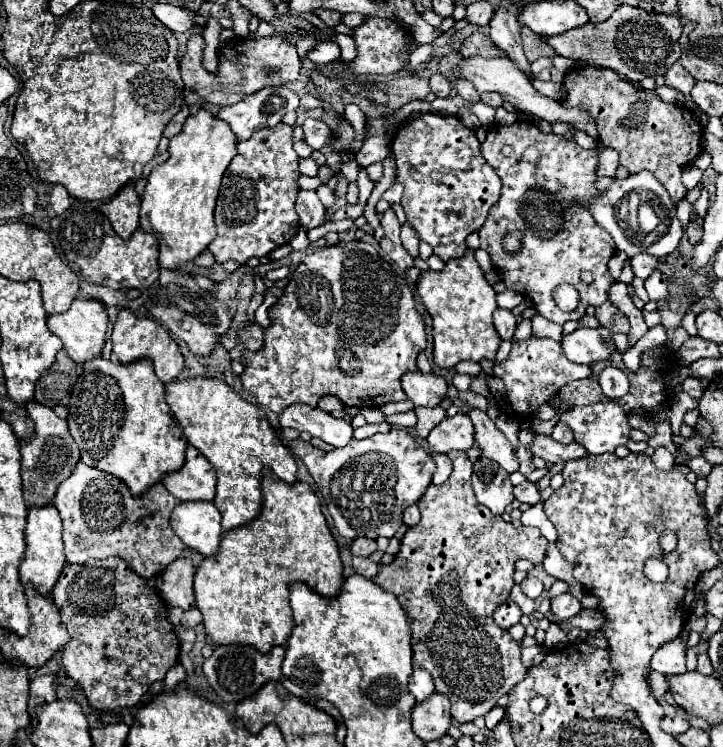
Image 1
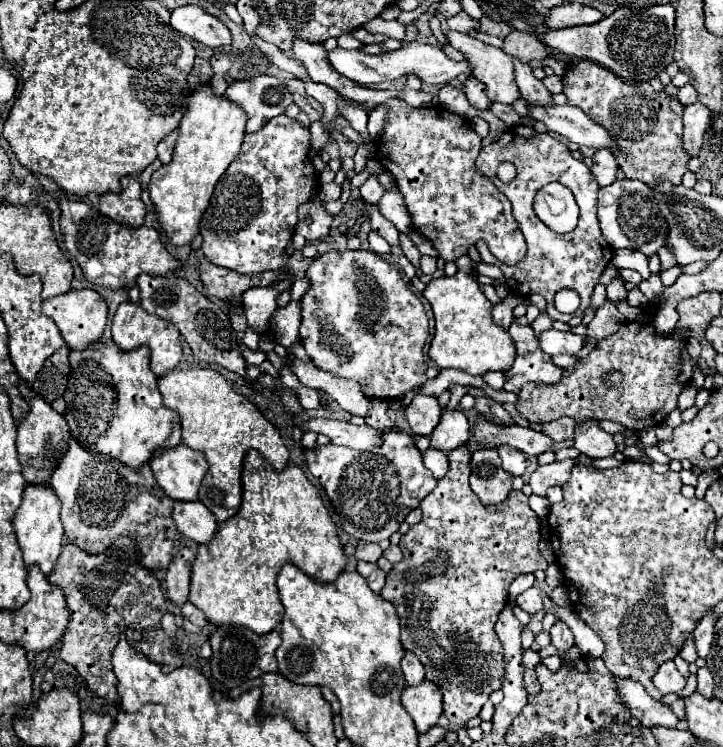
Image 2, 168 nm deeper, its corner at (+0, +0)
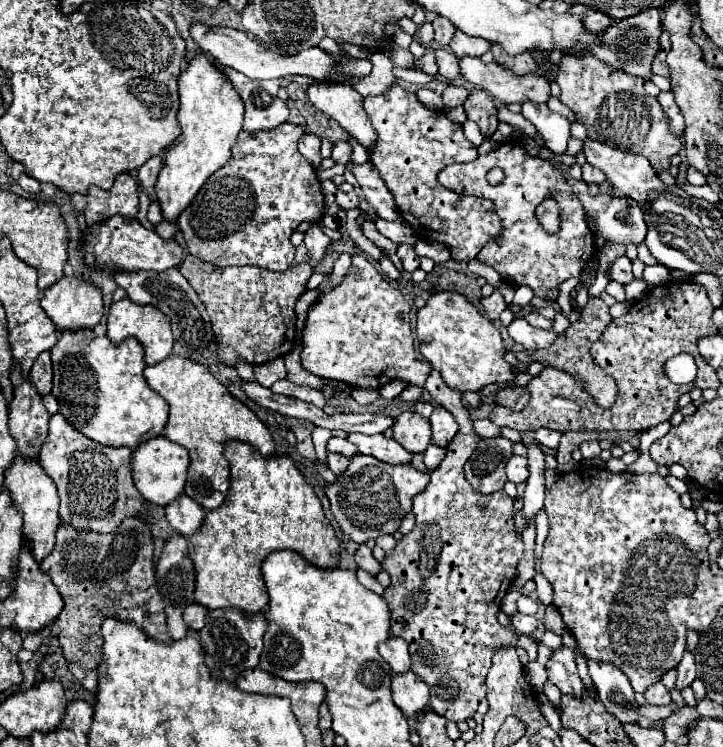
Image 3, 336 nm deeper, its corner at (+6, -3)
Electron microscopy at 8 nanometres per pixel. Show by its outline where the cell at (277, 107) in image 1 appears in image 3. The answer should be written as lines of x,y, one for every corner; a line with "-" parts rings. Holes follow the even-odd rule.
224,67
222,71
244,101
244,109
246,109
244,129
246,131
272,131
274,127
282,125
288,119
290,109
276,95
282,79
254,81
228,67

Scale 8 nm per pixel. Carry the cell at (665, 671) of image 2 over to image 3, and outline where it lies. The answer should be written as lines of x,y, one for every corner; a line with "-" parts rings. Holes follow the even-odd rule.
660,681
654,683
654,685
644,693
644,697
646,697
648,705
658,705
658,707
662,707
662,705
668,705
668,703
670,703
670,693
664,689
664,685
662,685

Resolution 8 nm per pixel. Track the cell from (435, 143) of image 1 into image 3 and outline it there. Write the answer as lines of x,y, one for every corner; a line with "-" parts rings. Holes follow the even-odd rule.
392,83
384,95
364,97
362,105
378,131
378,143
370,161
394,195
398,213
410,223
416,235
444,243
454,259
474,259
478,251
500,233
500,219
494,205
486,199
456,195
436,179
446,165
468,163
478,157
476,147
464,137
462,125
450,121
442,111
424,107
414,93
398,83

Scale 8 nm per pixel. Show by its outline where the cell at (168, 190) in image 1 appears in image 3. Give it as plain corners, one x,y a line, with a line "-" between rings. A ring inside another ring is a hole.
196,55
188,69
178,77
178,95
180,95
180,137
164,151
162,171
156,181
156,195
162,207
162,215
168,221
174,221
180,215
190,199
196,197
204,181
218,171
222,165
230,161
232,147
236,143
238,133
242,131
244,105
240,95
230,87
222,69
214,65
206,55

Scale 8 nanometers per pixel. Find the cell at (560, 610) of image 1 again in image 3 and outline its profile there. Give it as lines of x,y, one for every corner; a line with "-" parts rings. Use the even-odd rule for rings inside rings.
560,647
558,651
554,651
554,655
550,657
550,661
546,665
546,671
548,671
548,679
564,695
574,695
576,699
582,699
584,685
578,677
578,671
576,671
574,653
568,647

